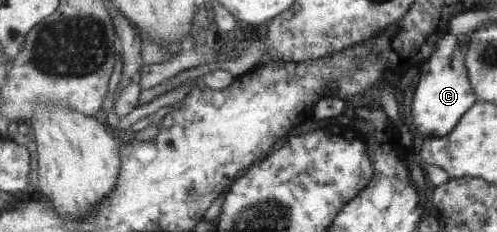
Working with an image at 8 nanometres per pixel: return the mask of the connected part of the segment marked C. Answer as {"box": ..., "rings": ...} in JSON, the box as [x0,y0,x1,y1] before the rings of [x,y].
{"box":[408,33,474,138],"rings":[[[446,33],[437,40],[437,46],[420,69],[416,89],[408,100],[411,121],[418,133],[430,138],[445,137],[456,127],[458,120],[474,105],[474,94],[470,90],[468,70],[465,68],[464,55],[458,49],[456,37]]]}

